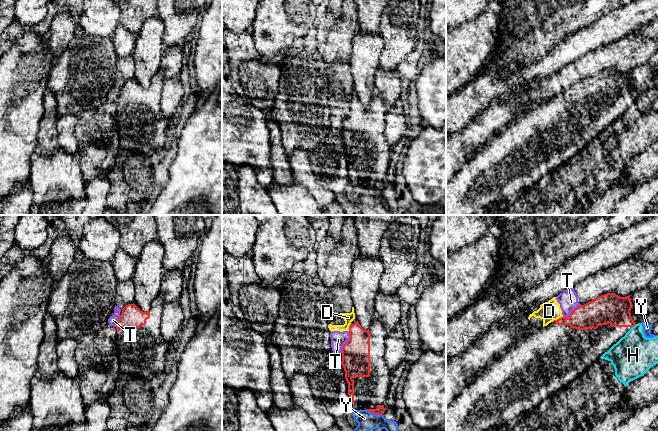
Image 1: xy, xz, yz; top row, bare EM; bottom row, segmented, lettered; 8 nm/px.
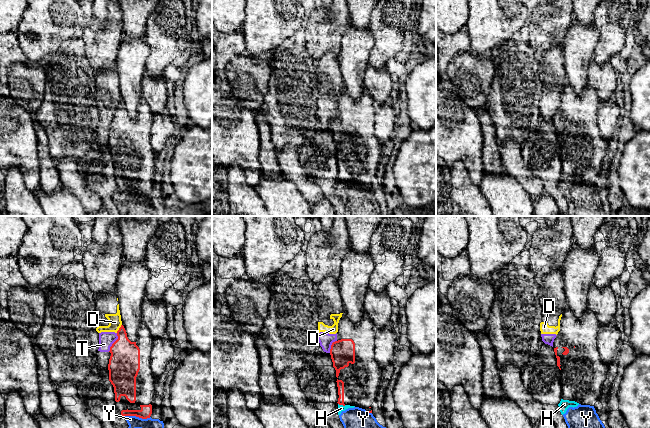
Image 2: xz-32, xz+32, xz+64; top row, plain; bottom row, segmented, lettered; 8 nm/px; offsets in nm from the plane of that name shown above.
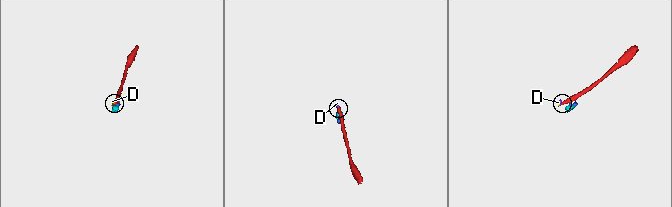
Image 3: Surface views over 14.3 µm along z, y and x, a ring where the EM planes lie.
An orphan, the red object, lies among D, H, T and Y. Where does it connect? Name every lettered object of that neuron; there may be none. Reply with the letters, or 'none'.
none

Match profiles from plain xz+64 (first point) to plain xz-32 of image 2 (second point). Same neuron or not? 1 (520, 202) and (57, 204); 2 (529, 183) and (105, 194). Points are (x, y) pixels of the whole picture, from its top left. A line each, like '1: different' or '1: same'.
1: same
2: different

